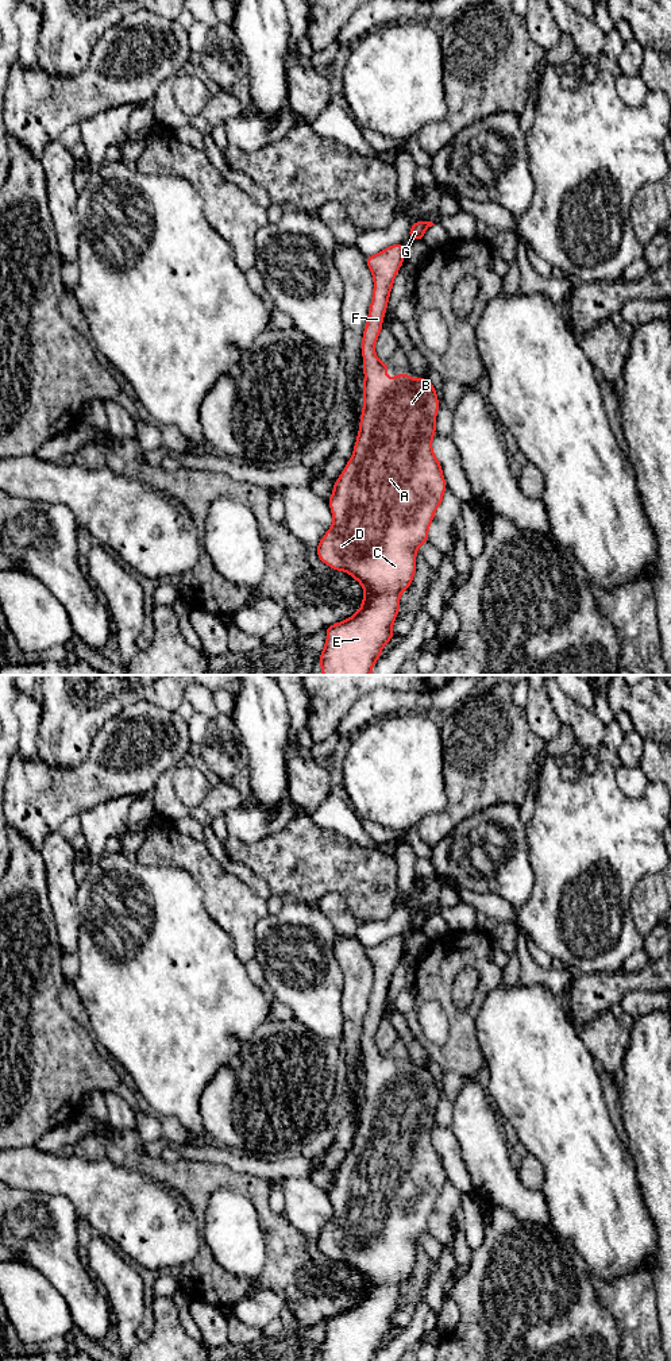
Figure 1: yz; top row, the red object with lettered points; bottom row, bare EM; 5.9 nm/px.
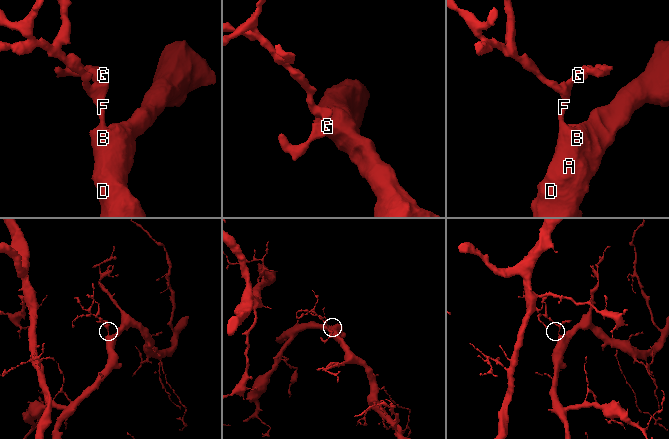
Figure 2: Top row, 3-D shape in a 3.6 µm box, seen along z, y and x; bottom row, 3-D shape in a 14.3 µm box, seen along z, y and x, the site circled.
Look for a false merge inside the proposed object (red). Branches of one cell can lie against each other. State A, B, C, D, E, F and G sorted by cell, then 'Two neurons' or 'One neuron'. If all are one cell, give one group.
Groups: A B C D E F G. One neuron

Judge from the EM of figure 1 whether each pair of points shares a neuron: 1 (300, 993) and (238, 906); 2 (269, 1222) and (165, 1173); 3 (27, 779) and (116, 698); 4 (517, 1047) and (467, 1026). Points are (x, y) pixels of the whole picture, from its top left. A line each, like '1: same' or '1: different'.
1: different
2: same
3: different
4: different

